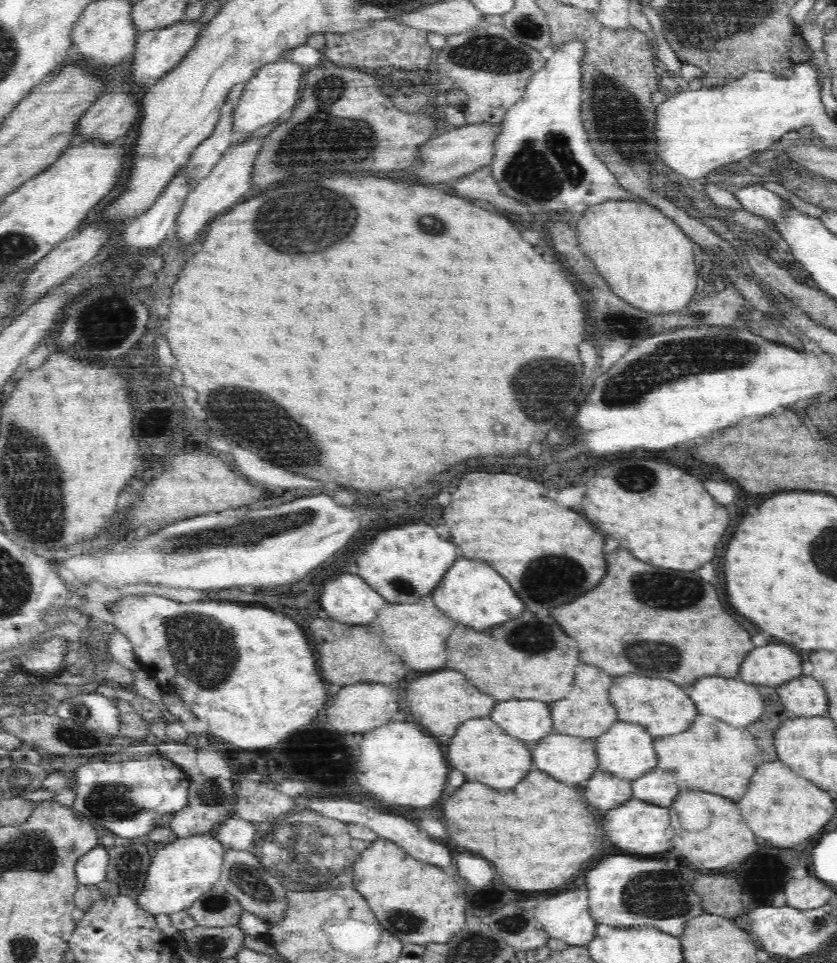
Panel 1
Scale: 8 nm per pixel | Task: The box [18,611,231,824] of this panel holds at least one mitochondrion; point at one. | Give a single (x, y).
(75, 737)

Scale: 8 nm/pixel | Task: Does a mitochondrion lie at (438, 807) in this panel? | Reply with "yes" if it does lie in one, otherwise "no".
no

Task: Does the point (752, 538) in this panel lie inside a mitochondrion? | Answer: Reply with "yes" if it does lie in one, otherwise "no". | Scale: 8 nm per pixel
no

